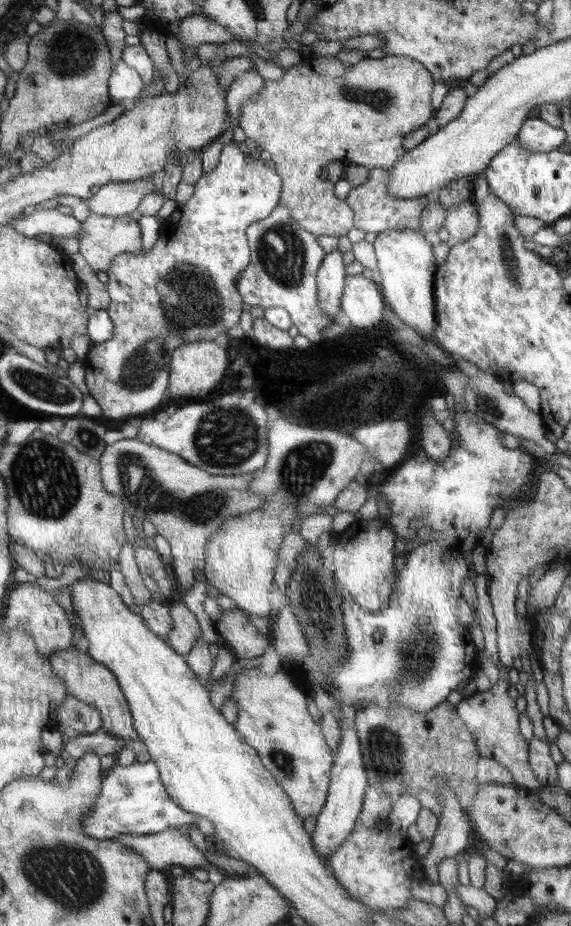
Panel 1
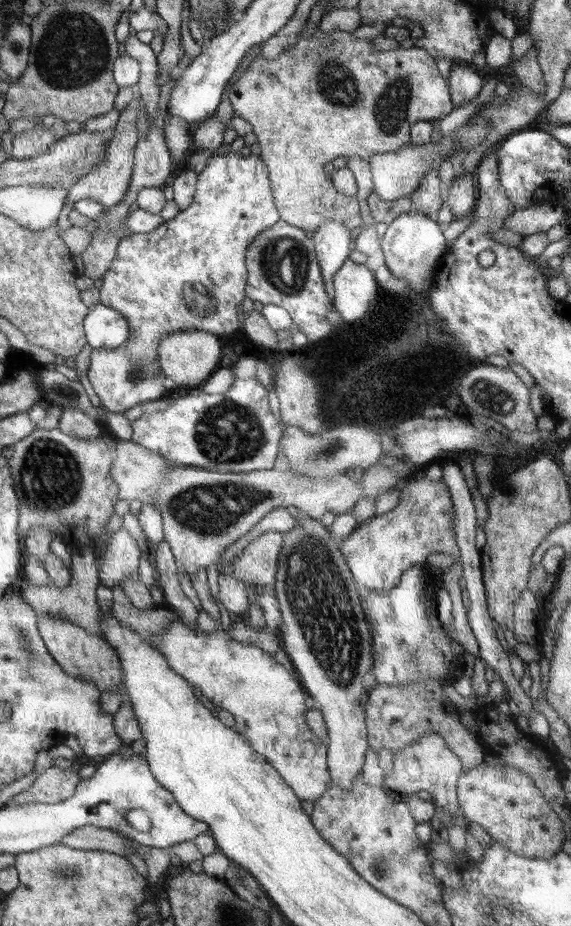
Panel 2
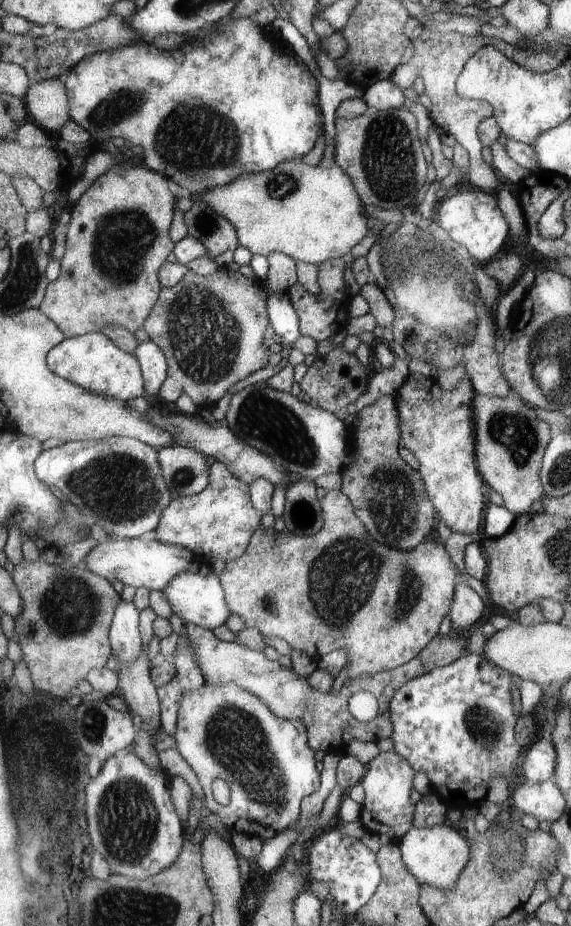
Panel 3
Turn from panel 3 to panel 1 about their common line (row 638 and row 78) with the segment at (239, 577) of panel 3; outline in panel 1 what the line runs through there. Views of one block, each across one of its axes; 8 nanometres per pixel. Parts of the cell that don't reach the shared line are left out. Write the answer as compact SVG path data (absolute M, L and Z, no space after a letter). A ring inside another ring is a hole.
M325 56L321 60L297 60L291 70L283 70L279 82L265 82L257 98L241 106L239 128L245 132L245 138L257 144L257 150L271 154L271 166L283 180L281 200L291 210L295 222L315 236L347 236L355 228L355 212L345 200L333 196L333 186L319 180L319 170L339 160L349 166L363 166L369 170L385 170L395 164L405 150L405 136L423 128L423 124L433 116L429 102L433 78L423 64L407 56L385 56L385 58L363 58L353 66L341 64L341 60Z

